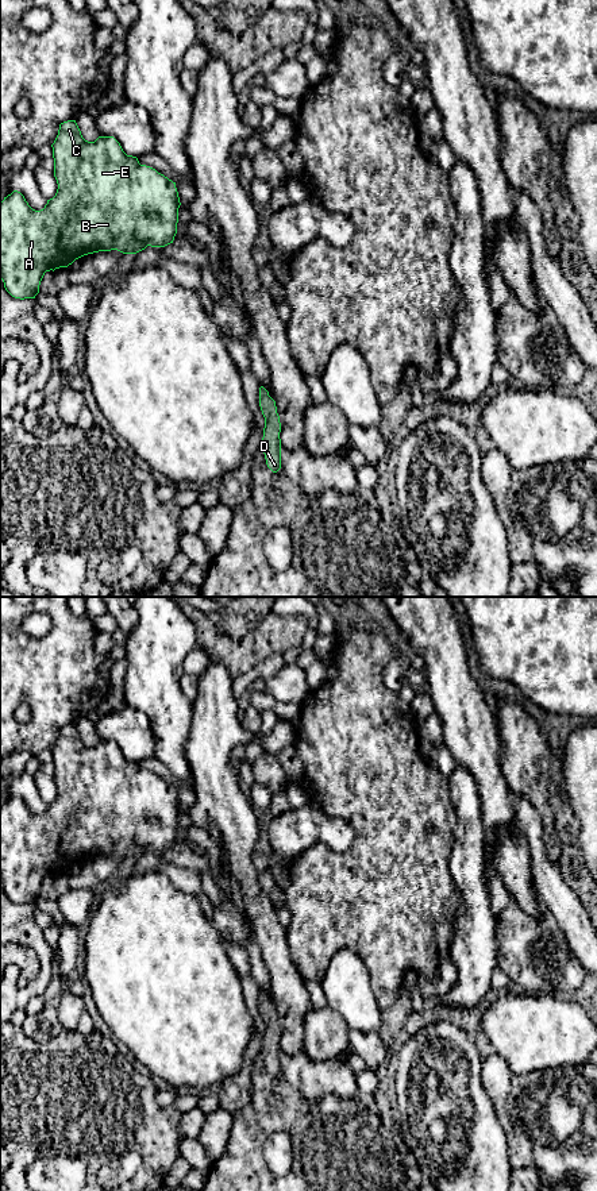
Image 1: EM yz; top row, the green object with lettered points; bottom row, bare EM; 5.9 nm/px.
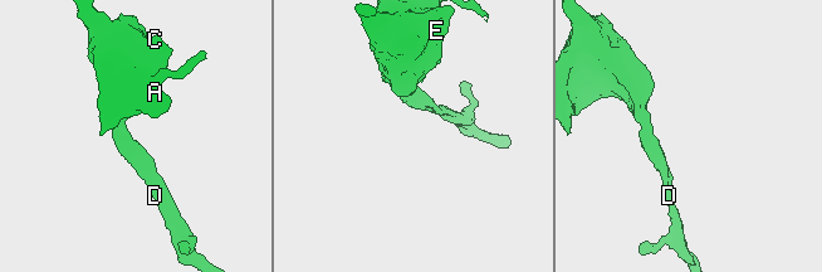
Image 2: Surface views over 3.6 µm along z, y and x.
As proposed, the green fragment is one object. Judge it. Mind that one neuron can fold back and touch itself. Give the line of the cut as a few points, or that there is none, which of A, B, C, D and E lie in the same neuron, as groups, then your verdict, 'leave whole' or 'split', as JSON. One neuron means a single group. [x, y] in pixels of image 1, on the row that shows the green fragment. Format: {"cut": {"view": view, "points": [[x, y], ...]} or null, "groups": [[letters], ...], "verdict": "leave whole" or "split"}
{"cut": null, "groups": [["A", "B", "C", "D", "E"]], "verdict": "leave whole"}

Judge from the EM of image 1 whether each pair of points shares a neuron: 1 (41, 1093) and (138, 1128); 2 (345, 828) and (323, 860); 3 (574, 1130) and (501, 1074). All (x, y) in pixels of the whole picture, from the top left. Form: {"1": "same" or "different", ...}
{"1": "same", "2": "different", "3": "same"}

